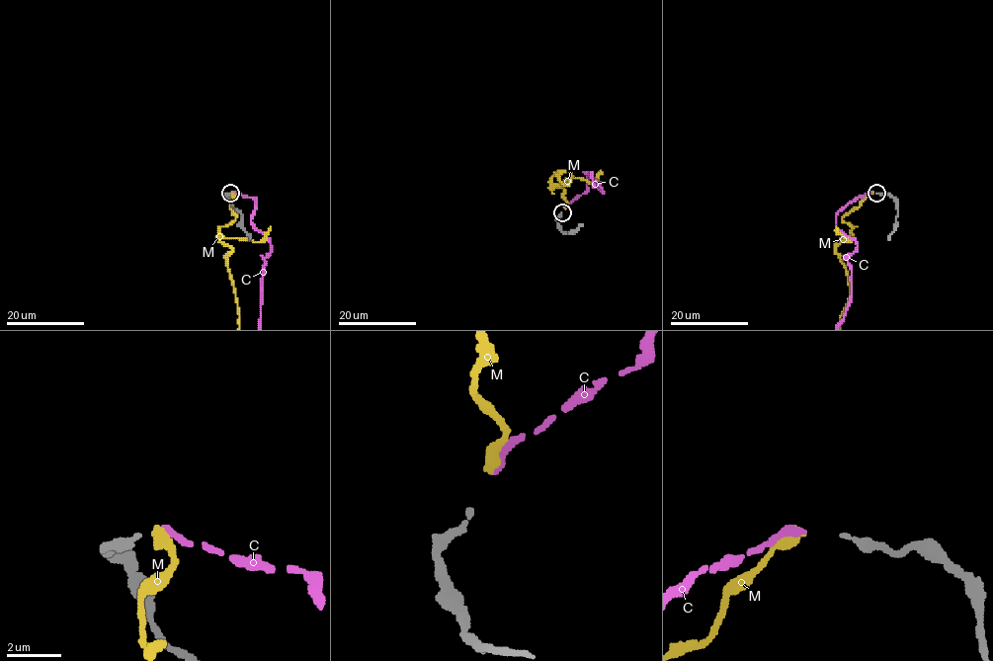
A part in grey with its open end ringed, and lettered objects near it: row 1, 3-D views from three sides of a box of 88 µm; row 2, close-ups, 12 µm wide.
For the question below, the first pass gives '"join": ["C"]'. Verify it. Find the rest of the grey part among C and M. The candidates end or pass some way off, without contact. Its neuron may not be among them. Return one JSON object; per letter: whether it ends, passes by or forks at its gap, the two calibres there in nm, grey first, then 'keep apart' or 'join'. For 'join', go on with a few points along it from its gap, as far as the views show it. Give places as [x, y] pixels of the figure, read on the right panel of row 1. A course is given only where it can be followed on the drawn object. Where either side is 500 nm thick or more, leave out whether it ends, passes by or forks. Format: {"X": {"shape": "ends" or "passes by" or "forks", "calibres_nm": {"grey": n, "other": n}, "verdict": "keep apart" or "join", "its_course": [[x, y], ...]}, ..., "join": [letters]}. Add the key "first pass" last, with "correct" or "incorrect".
{"C": {"shape": "ends", "calibres_nm": {"grey": 180, "other": 300}, "verdict": "join"}, "M": {"shape": "ends", "calibres_nm": {"grey": 180, "other": 440}, "verdict": "keep apart"}, "join": ["C"], "first pass": "correct"}

